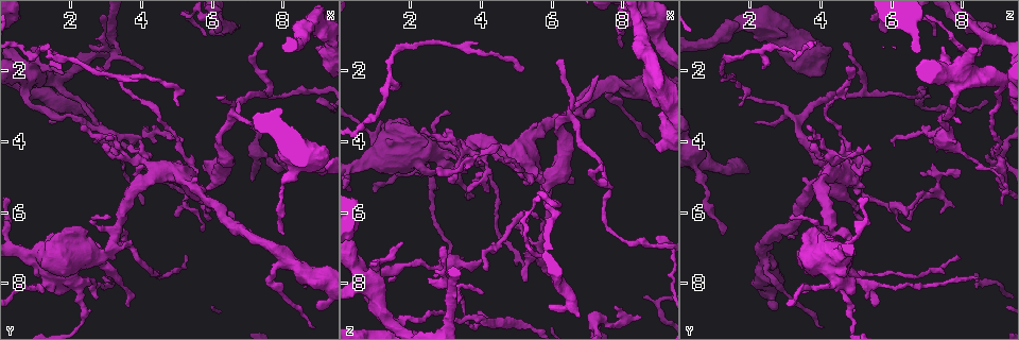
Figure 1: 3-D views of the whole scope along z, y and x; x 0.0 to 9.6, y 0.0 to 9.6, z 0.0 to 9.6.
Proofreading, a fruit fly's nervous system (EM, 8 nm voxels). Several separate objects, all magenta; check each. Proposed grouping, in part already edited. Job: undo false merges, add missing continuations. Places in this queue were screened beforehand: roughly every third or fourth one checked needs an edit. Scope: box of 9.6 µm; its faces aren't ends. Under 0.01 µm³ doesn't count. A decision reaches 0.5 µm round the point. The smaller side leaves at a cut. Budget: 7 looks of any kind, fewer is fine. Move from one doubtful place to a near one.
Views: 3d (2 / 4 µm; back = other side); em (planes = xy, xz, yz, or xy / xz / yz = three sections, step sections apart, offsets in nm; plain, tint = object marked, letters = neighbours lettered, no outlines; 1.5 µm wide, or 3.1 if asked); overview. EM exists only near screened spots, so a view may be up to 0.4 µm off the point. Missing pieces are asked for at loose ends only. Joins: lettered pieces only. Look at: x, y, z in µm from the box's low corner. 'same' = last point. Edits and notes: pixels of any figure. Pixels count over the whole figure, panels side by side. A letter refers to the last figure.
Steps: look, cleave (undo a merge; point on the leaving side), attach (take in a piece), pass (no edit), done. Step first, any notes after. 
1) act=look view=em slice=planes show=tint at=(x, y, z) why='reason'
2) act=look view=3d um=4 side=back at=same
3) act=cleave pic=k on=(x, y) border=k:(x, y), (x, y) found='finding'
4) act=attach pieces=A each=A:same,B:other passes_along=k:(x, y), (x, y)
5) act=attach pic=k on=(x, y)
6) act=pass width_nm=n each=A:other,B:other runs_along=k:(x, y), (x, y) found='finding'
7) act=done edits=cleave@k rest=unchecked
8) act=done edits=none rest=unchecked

act=look view=3d um=2 at=(7.30, 4.30, 9.00)

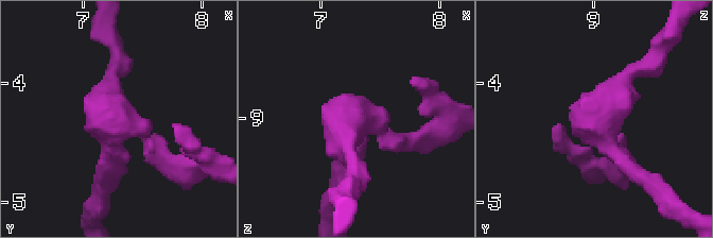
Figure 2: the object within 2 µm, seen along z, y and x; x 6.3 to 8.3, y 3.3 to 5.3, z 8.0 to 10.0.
act=look view=em slice=yz step=4 show=plain at=(7.26, 4.34, 9.00) arms=3

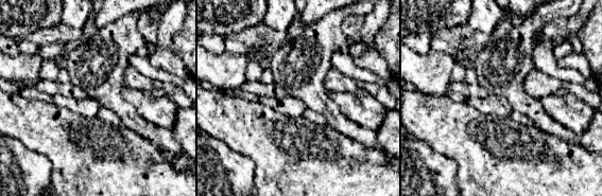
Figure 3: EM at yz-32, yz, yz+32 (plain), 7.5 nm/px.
act=look view=em slice=yz step=4 show=letters at=same why='see the neighbours'

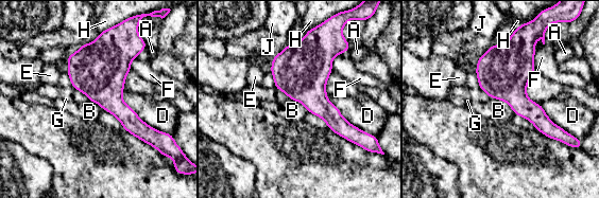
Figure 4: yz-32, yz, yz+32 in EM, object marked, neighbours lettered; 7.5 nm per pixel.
act=pass width_nm=400 each=A:other,B:other,D:other,E:other,F:other,G:other,H:other,J:other border=4:(71, 85), (90, 101) found='one neuron here'

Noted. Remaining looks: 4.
act=look view=em slice=xy step=4 show=letters at=(5.20, 4.80, 7.95) why='branch stops here'

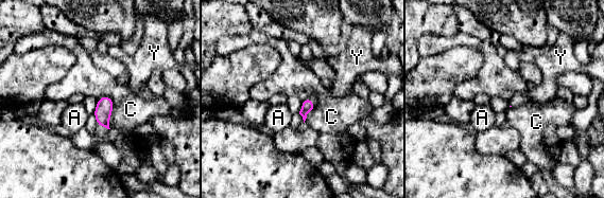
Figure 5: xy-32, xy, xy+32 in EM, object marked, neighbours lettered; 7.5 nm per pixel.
act=look view=em slice=planes show=letters at=same

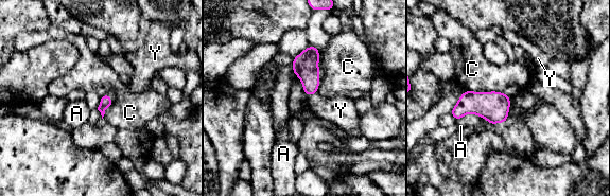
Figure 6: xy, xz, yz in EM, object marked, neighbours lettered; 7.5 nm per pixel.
act=attach pieces=Y longest_contact=C:340nm each=A:other,C:other,Y:same passes_along=6:(304, 66), (311, 94), (340, 110) found='it goes on there'

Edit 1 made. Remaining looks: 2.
act=done edits=attach@6 rest=unchecked

